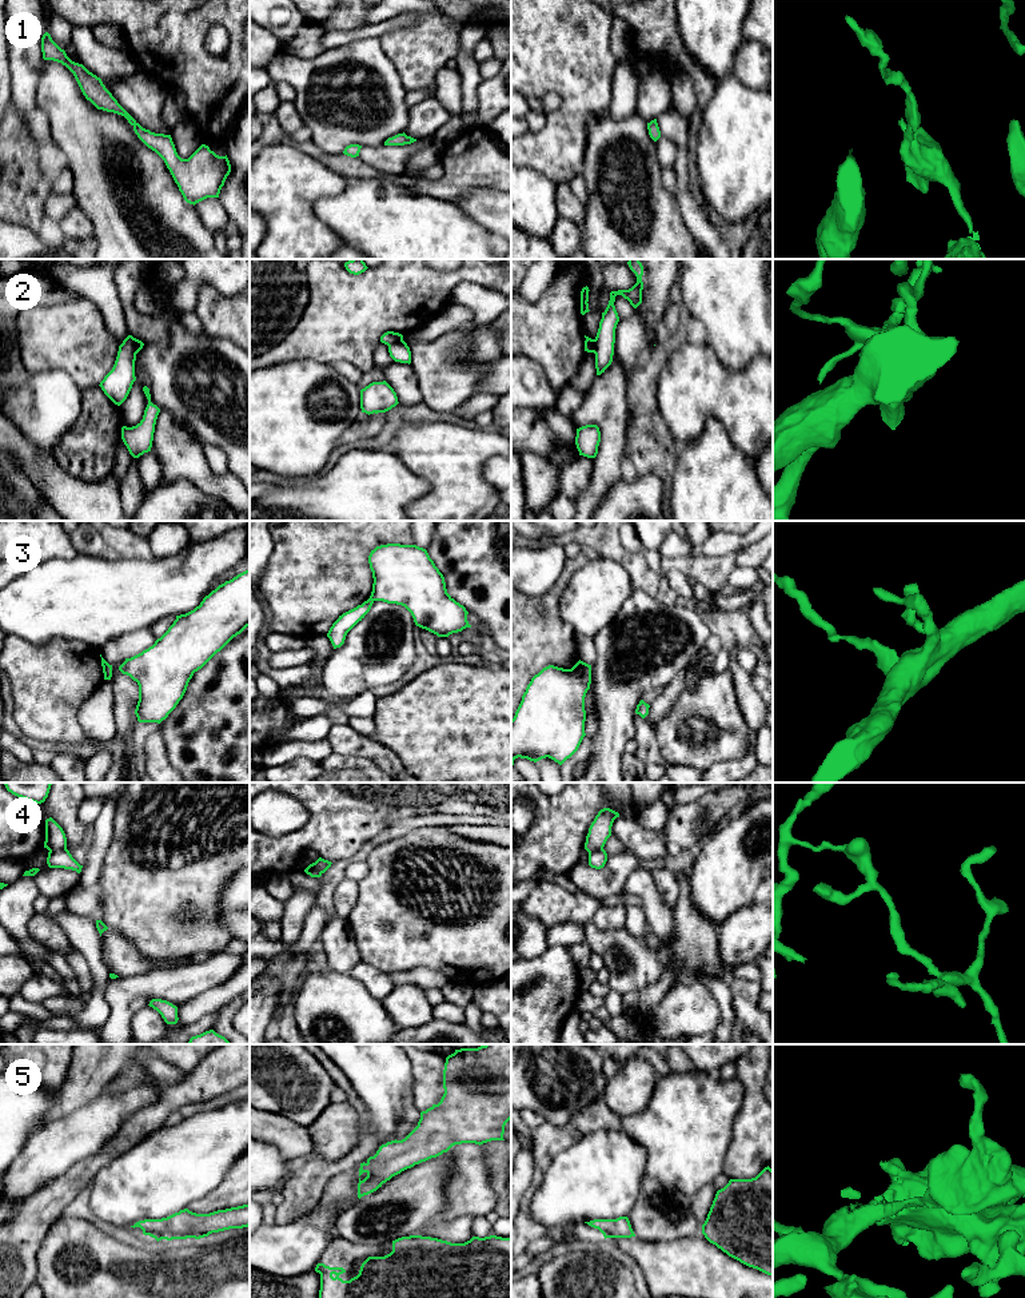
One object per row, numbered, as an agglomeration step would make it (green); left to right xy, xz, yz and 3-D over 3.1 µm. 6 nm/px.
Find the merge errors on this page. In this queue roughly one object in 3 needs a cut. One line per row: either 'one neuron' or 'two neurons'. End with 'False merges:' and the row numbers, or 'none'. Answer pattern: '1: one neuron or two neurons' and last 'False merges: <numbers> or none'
1: one neuron
2: two neurons
3: two neurons
4: two neurons
5: one neuron
False merges: 2, 3, 4

